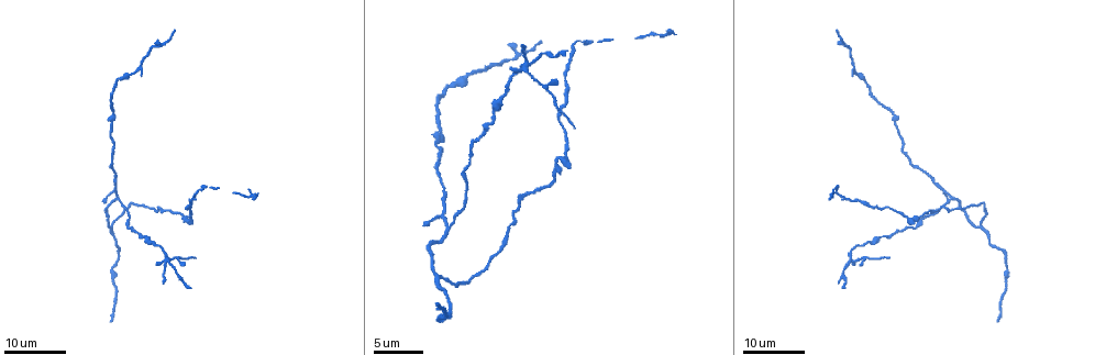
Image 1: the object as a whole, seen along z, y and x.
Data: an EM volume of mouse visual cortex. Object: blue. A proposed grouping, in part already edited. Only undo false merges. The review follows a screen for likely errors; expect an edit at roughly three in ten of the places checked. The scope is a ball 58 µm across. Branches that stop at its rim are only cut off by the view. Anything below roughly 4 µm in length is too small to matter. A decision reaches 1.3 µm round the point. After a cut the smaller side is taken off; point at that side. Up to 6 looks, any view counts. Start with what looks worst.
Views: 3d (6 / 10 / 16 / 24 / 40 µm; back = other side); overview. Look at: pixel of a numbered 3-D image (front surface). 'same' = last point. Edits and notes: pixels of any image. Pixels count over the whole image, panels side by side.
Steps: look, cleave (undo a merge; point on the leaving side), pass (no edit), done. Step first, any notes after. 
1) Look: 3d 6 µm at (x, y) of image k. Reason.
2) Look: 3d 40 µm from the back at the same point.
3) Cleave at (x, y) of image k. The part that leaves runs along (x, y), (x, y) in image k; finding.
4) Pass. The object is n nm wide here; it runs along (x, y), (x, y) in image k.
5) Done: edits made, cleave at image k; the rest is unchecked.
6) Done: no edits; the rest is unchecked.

Look: 3d 16 µm at (165, 261) of image 1. Four or more arms meet.

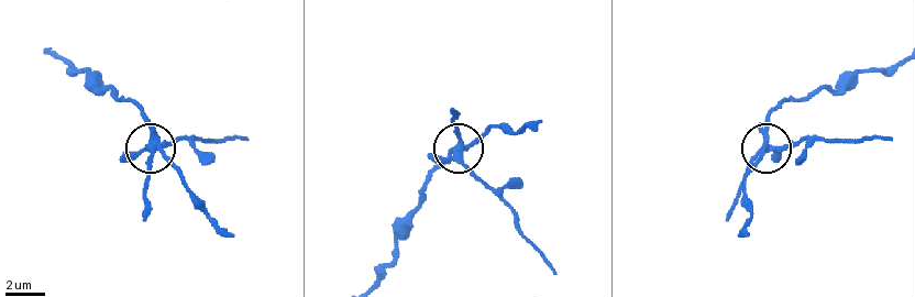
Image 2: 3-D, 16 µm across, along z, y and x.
Look: 3d 10 µm at (153, 147) of image 2.

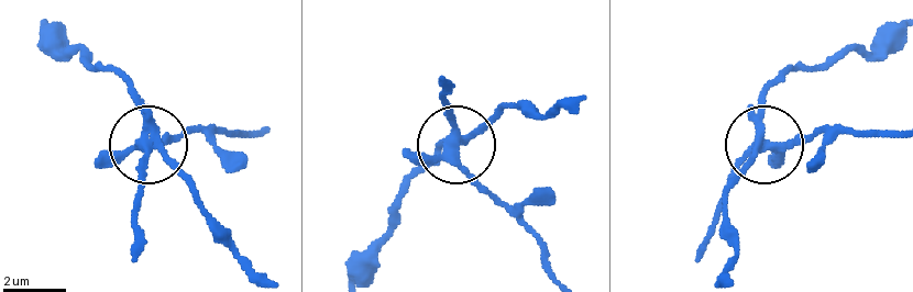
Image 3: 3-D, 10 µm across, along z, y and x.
Cleave at (166, 132) of image 3. 5 arms meet here; the part that leaves runs along (145, 128), (147, 142), (255, 134) in image 3; two neurons meet here.

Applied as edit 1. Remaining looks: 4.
Look: overview. Redraw.

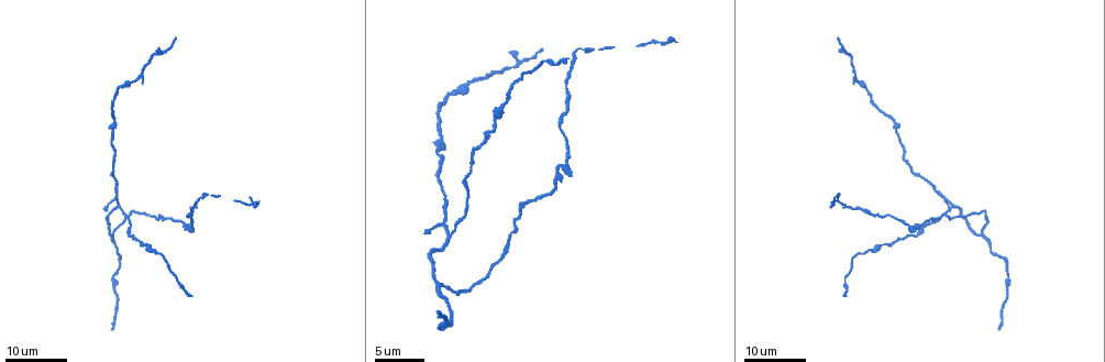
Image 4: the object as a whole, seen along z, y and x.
Look: 3d 24 µm at (117, 205) of image 4. Three arms meet.

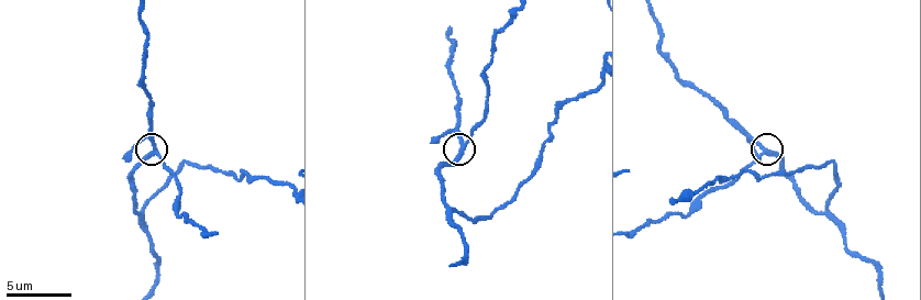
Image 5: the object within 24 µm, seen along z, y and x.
Look: 3d 6 µm at (763, 150) of image 5.

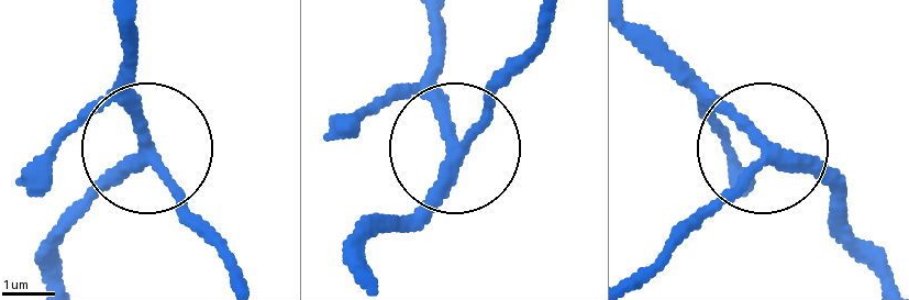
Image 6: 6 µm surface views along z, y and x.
Pass. The side arm is 32 µm long; one neuron here.

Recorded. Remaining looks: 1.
Look: 3d 10 µm at (825, 207) of image 5. Three-way junction.

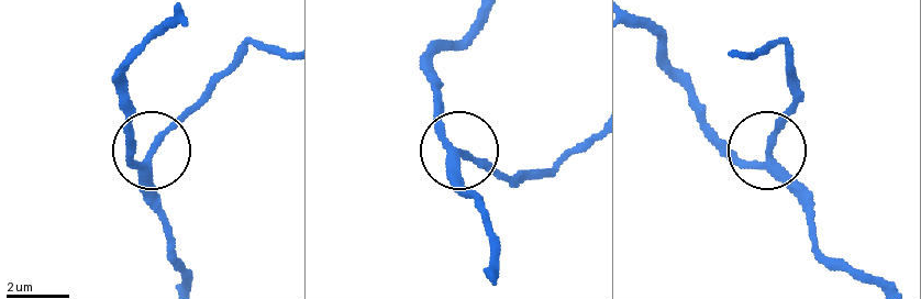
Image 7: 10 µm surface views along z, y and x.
Pass. 3 arms meet here; it runs along (457, 147), (525, 176) in image 7; one neuron here.

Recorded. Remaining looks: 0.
Done: edits made, cleave at image 3; the rest is unchecked.

